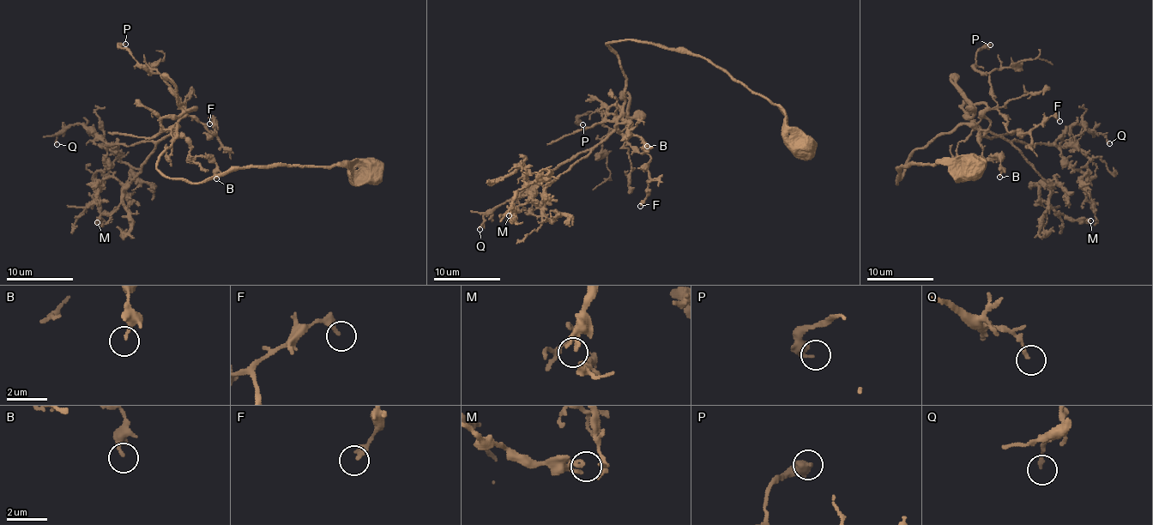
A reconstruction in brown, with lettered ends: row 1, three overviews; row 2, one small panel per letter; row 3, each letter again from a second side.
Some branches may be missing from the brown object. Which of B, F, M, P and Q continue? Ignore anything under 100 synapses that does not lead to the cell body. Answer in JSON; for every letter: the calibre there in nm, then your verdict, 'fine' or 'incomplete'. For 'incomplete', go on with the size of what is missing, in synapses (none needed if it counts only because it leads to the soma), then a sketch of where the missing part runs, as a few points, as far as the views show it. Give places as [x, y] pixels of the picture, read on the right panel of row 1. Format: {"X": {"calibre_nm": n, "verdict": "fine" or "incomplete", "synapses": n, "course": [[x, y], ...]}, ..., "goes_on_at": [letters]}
{"B": {"calibre_nm": 180, "verdict": "fine"}, "F": {"calibre_nm": 200, "verdict": "fine"}, "M": {"calibre_nm": 100, "verdict": "fine"}, "P": {"calibre_nm": 280, "verdict": "fine"}, "Q": {"calibre_nm": 170, "verdict": "fine"}, "goes_on_at": []}

